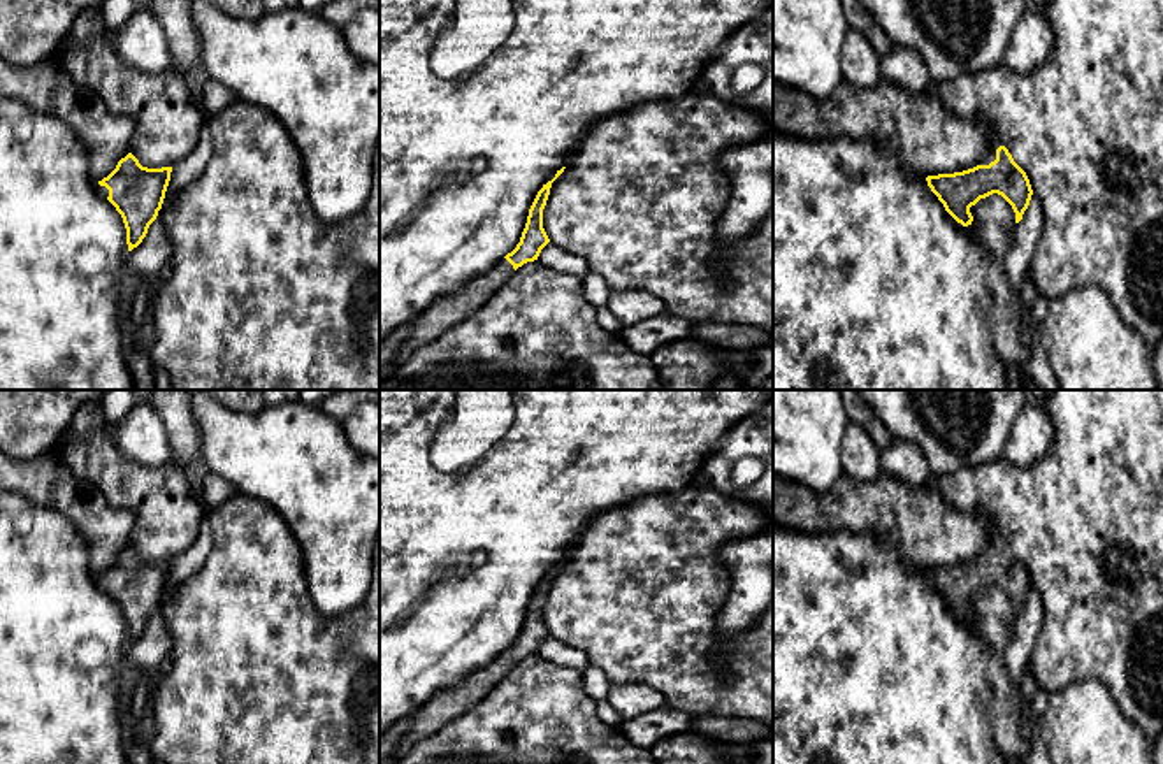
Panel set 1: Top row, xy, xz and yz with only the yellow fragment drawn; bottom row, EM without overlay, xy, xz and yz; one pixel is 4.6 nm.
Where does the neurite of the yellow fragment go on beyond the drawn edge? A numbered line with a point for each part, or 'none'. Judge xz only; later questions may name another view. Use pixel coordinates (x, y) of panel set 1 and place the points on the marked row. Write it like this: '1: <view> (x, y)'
1: xz (447, 311)

